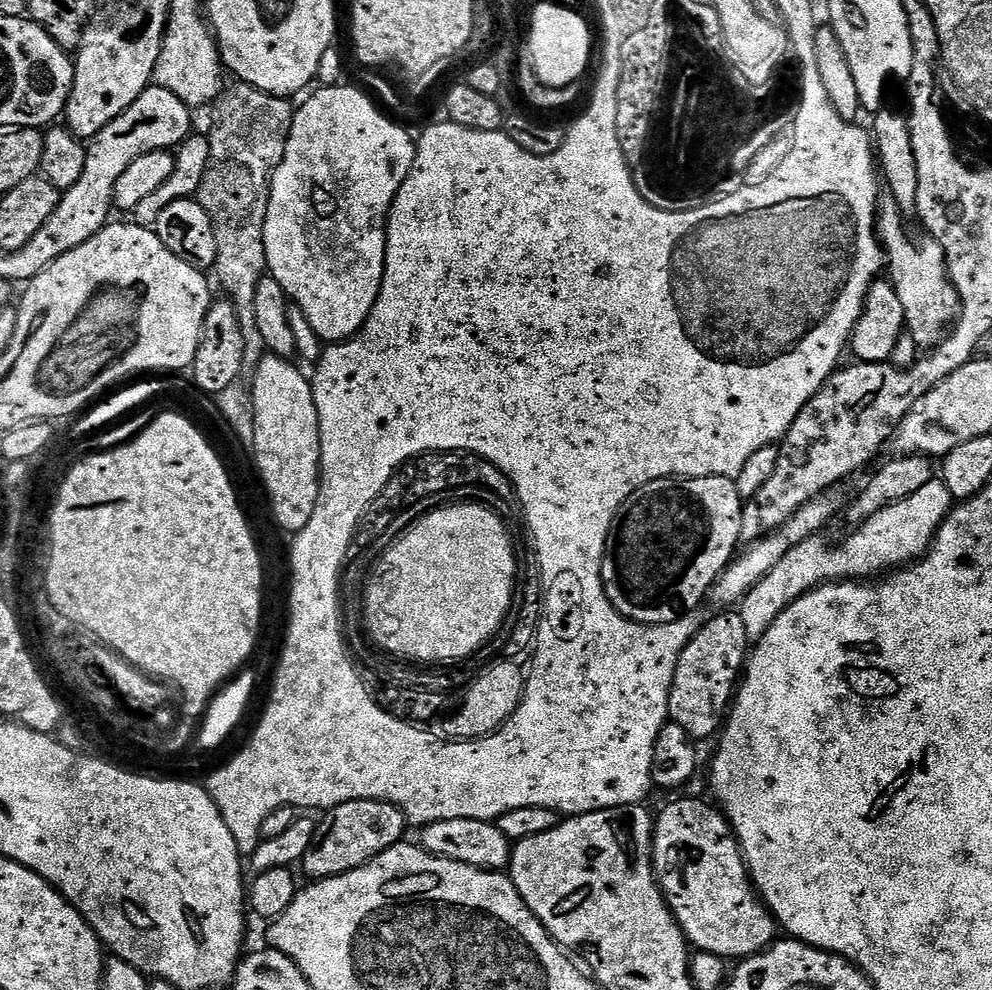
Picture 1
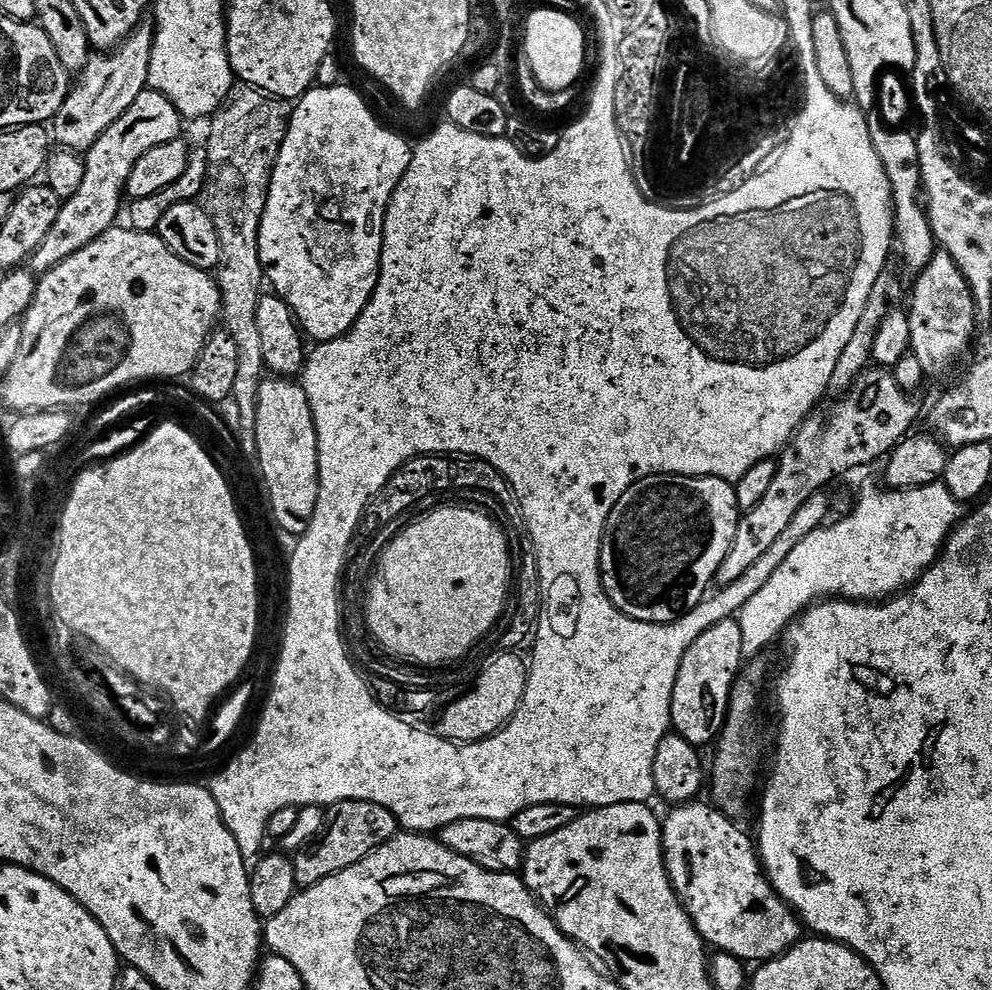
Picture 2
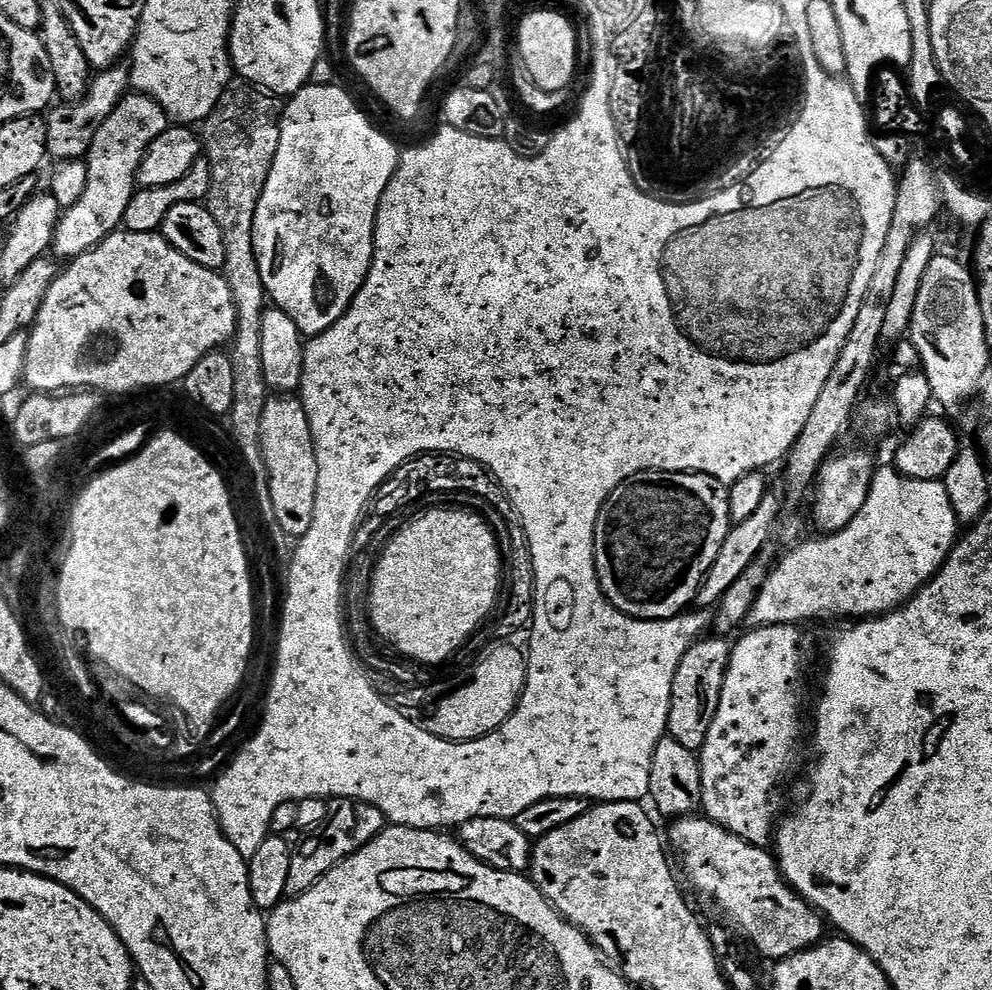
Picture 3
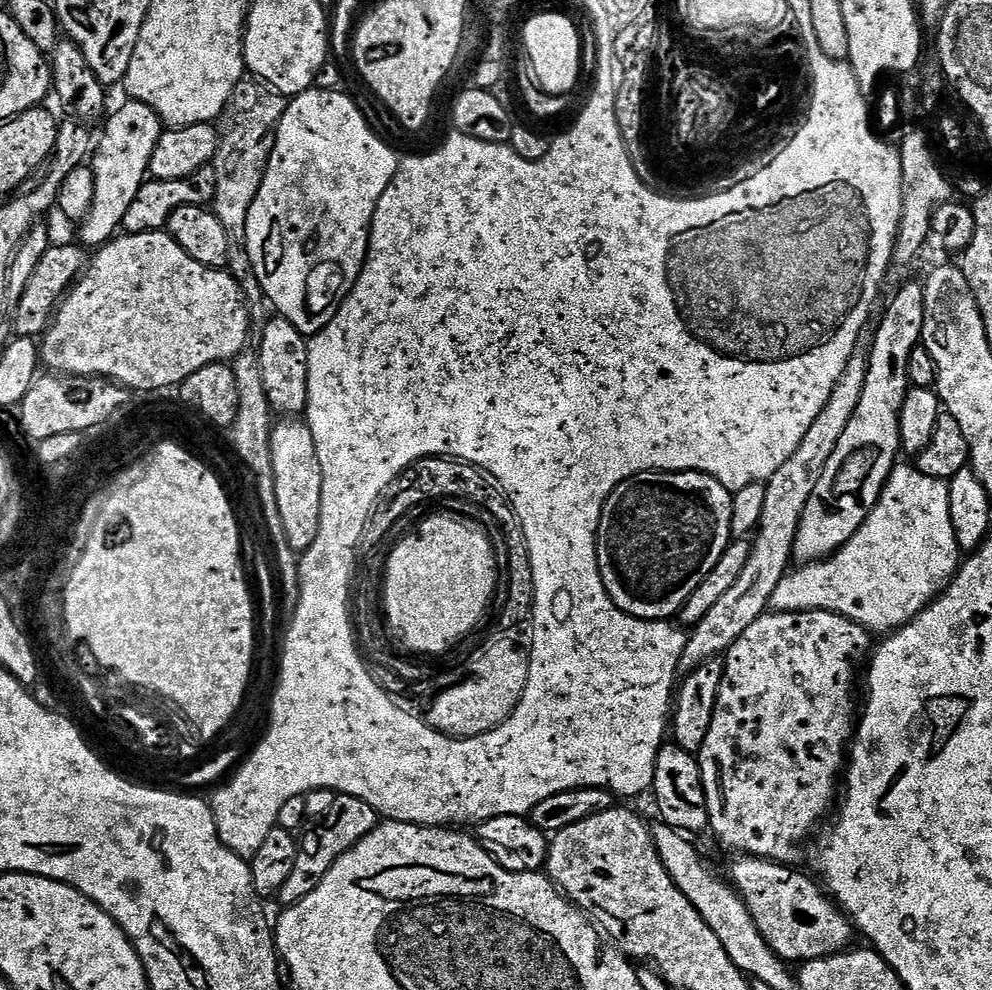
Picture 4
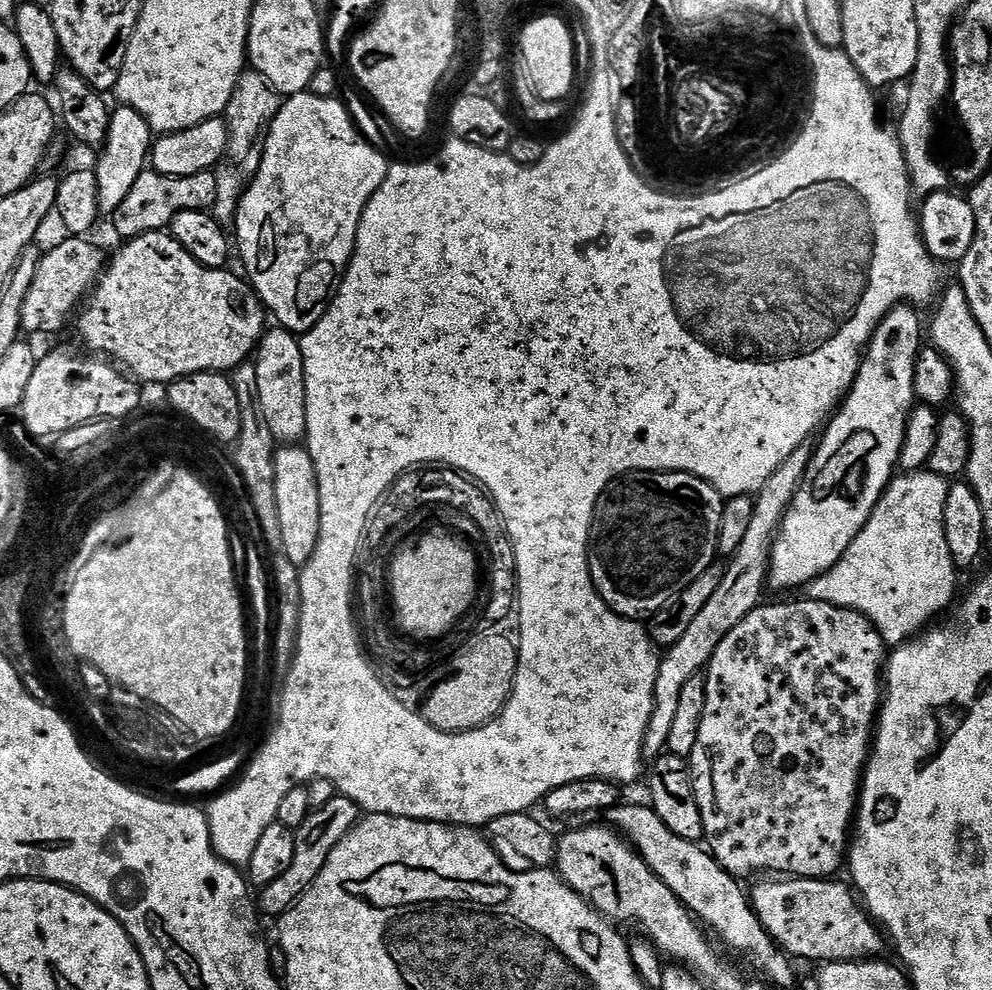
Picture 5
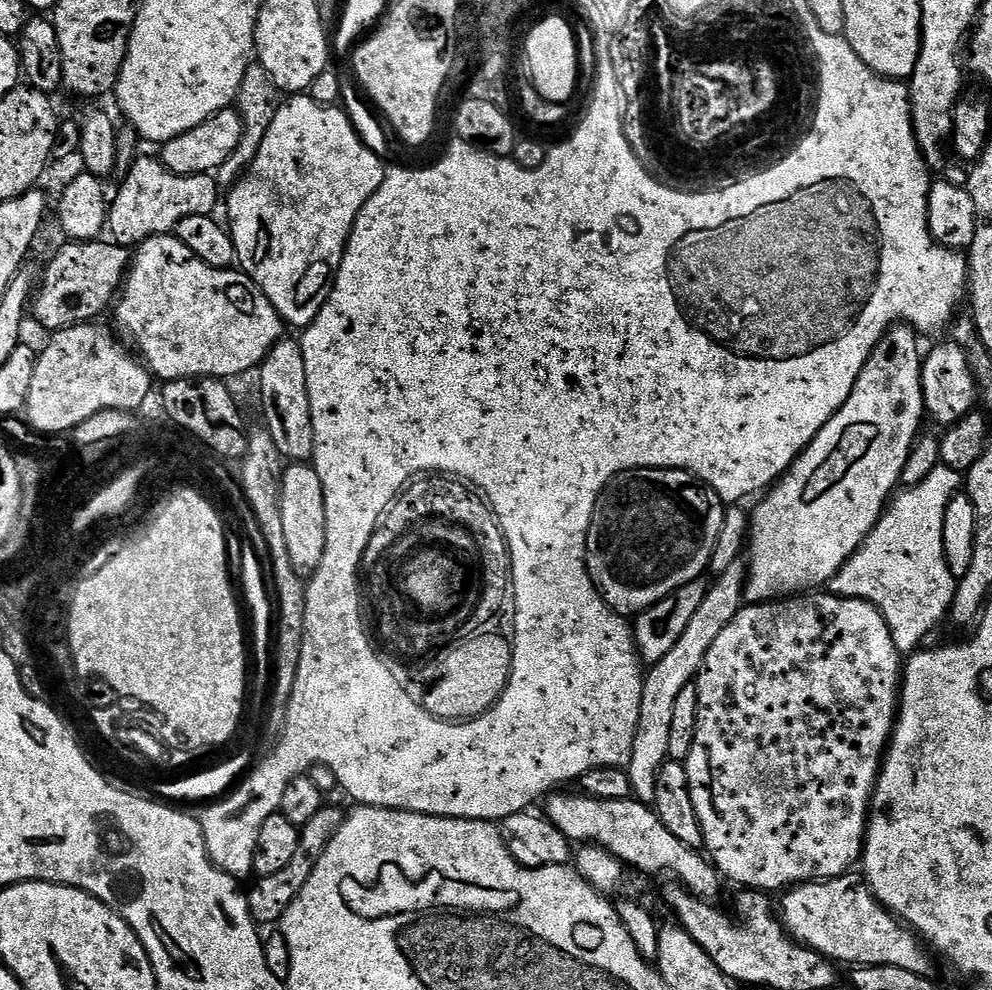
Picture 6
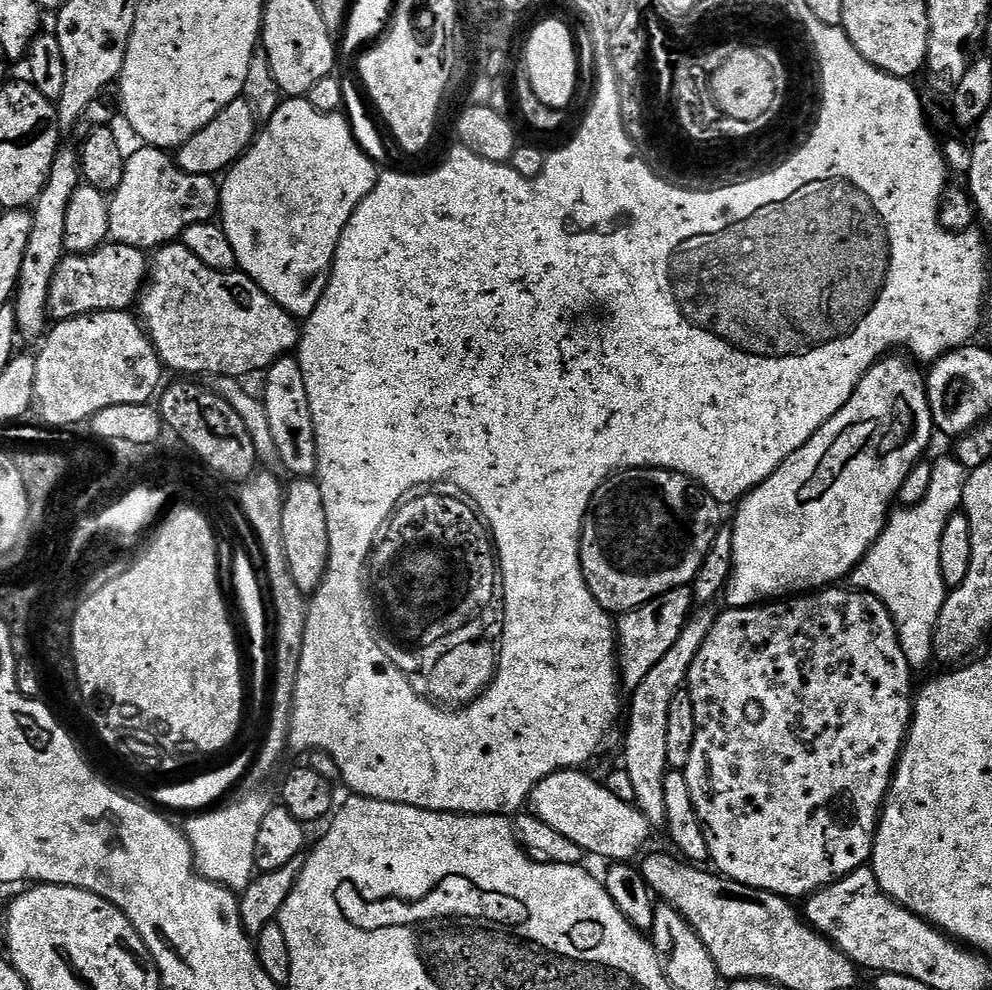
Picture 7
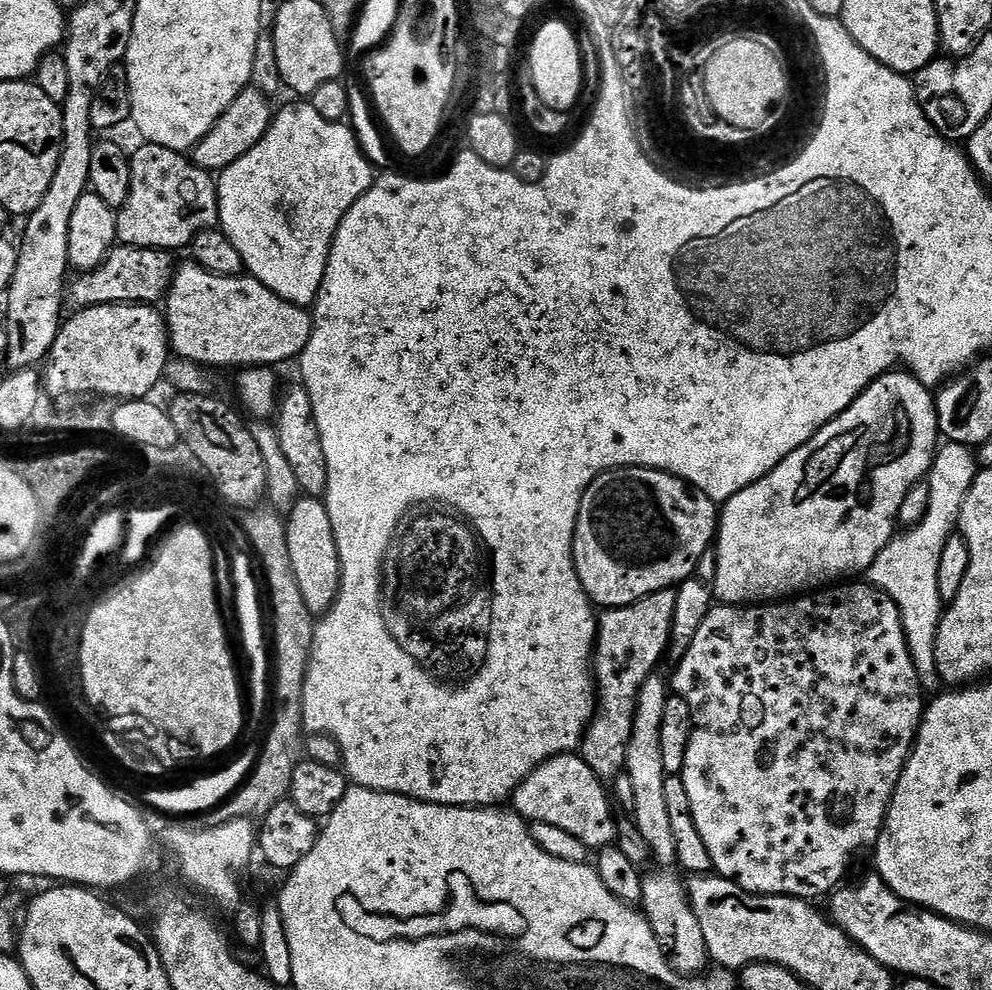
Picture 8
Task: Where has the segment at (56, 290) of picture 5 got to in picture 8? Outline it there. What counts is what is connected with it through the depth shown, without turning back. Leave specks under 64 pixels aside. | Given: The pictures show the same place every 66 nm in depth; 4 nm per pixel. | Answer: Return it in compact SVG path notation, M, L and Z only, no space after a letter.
M117 243L111 254L91 272L81 272L71 281L70 300L76 303L77 309L98 306L99 304L150 304L159 305L168 295L174 275L173 253L158 248L135 248L129 244Z

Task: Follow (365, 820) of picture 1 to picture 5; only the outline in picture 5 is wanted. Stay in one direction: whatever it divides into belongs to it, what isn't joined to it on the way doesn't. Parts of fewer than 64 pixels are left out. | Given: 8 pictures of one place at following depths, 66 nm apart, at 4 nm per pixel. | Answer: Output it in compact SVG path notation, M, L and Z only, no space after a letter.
M337 794L326 802L326 806L313 810L302 822L302 826L295 829L296 841L294 842L294 859L290 861L290 867L277 878L276 881L270 882L258 896L258 908L265 917L273 916L279 918L285 916L297 902L314 886L318 874L322 874L322 866L326 866L326 858L350 834L350 830L362 818L362 810L353 802L349 796Z

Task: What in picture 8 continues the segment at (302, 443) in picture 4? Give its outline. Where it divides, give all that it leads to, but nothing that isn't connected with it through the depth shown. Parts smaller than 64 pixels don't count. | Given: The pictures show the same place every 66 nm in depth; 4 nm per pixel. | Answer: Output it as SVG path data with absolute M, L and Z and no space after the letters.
M300 498L287 513L286 523L290 562L294 566L294 578L298 578L298 590L302 590L302 598L306 598L306 606L313 617L319 618L332 607L340 593L340 559L334 530L330 526L330 514L323 499Z

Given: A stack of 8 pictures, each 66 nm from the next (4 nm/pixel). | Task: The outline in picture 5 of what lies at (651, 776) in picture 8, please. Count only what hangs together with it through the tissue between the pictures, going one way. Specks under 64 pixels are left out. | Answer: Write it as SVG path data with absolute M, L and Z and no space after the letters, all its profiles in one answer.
M811 443L798 446L774 474L760 487L760 491L754 496L754 518L750 518L750 527L746 538L742 538L742 546L727 561L724 577L718 590L702 611L694 618L694 622L682 634L678 642L674 642L671 648L661 655L660 669L658 670L658 682L654 682L654 714L650 714L650 726L646 730L644 739L644 760L651 762L656 760L668 747L670 730L674 723L674 717L678 711L678 698L682 695L682 689L690 678L701 675L712 661L714 650L722 643L722 638L746 618L756 608L760 607L765 599L766 585L768 583L768 561L772 558L772 544L776 540L776 532L780 523L784 520L786 510L792 505L794 494L804 481L806 470L812 461L814 448Z

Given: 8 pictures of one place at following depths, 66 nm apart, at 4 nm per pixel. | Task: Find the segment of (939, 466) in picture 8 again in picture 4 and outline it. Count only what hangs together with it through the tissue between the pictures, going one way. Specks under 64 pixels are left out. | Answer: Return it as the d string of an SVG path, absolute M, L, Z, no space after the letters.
M908 462L897 463L892 469L874 510L850 542L825 560L793 567L784 575L774 589L771 611L833 612L850 618L869 633L891 634L943 593L962 563L950 522L948 485L904 463Z

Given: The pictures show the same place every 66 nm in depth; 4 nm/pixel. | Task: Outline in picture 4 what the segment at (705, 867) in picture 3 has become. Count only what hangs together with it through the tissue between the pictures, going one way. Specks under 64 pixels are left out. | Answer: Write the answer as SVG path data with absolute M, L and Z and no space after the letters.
M741 855L732 864L730 883L744 899L762 938L785 962L821 960L849 947L854 925L835 900L829 898L806 876L791 867L758 856Z

